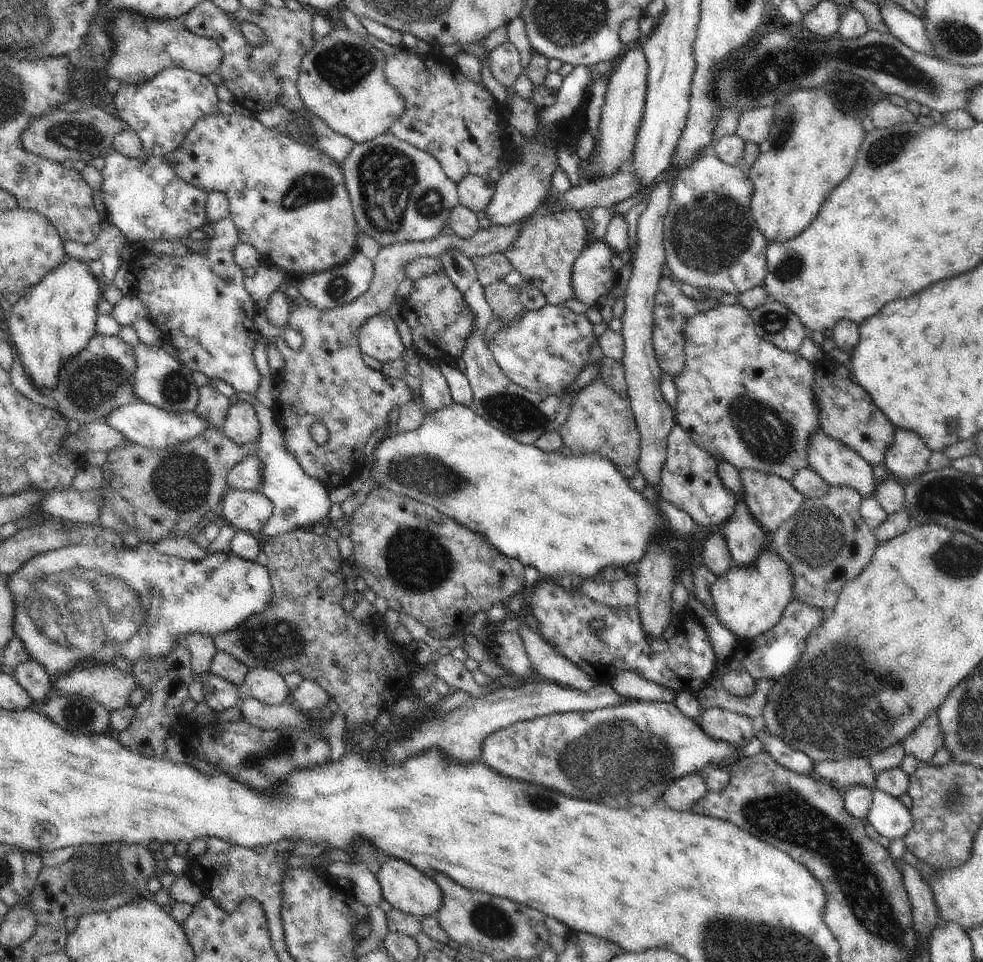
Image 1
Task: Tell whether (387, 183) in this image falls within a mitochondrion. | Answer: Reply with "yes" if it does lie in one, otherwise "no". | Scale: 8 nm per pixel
yes

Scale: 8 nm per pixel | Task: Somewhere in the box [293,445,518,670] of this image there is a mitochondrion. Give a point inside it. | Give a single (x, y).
(415, 563)

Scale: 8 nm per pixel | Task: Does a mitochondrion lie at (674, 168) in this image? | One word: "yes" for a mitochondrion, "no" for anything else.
no

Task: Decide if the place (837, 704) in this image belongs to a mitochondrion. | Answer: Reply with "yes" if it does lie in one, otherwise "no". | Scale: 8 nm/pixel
yes

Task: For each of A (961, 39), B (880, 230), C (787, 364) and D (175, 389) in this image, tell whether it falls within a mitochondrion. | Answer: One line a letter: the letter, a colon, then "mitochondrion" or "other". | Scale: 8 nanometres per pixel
A: mitochondrion
B: other
C: other
D: mitochondrion

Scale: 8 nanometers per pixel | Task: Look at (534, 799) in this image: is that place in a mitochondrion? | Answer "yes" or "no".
yes

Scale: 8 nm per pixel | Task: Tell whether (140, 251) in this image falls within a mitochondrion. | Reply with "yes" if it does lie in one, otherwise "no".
no

